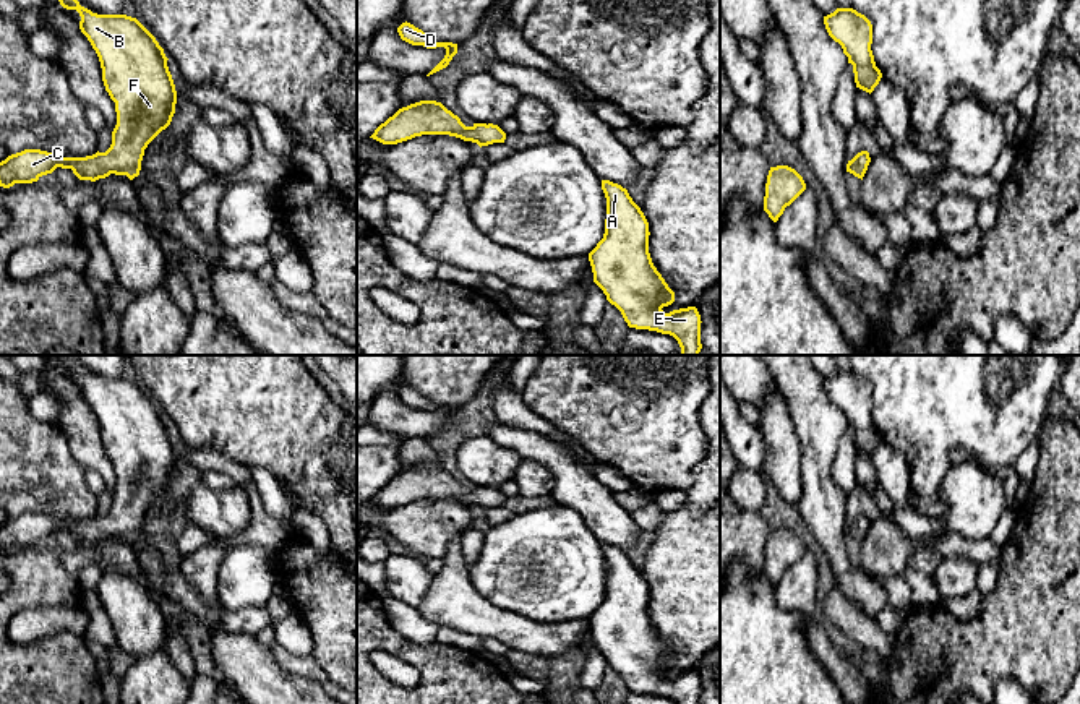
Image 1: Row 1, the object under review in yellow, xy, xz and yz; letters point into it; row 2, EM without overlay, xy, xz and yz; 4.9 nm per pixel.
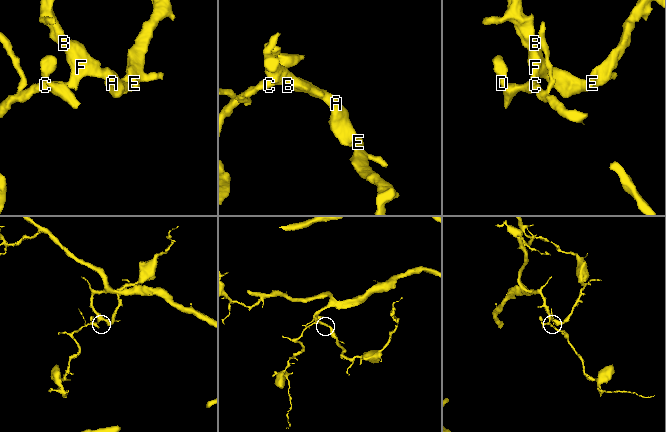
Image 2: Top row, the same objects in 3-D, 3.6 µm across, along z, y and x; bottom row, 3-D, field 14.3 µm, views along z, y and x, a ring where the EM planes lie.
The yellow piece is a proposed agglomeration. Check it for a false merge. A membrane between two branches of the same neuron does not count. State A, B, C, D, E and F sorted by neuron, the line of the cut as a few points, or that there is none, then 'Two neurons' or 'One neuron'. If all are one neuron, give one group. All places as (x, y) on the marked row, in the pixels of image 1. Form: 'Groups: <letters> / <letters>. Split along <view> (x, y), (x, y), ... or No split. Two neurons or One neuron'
Groups: A B C D E F. No split. One neuron

